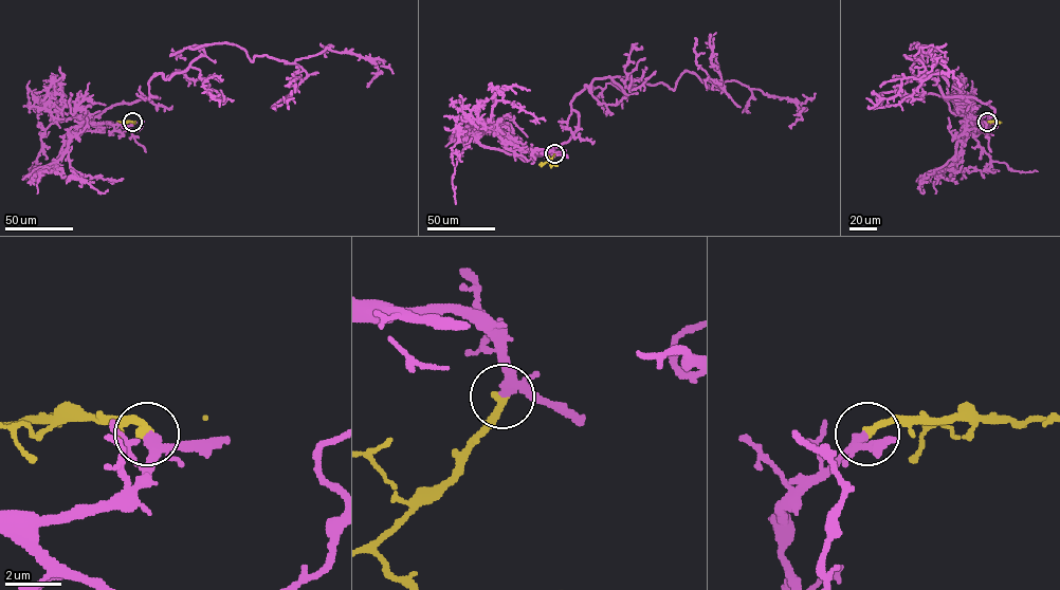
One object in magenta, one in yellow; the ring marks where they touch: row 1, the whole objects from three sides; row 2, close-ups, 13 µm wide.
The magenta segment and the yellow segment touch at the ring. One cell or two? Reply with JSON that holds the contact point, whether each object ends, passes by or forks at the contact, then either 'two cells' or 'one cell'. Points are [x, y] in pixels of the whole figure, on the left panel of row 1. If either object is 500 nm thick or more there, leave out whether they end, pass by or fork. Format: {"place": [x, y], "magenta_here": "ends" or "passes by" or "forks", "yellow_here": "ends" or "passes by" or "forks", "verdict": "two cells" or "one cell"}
{"place": [132, 122], "magenta_here": "forks", "yellow_here": "ends", "verdict": "one cell"}

